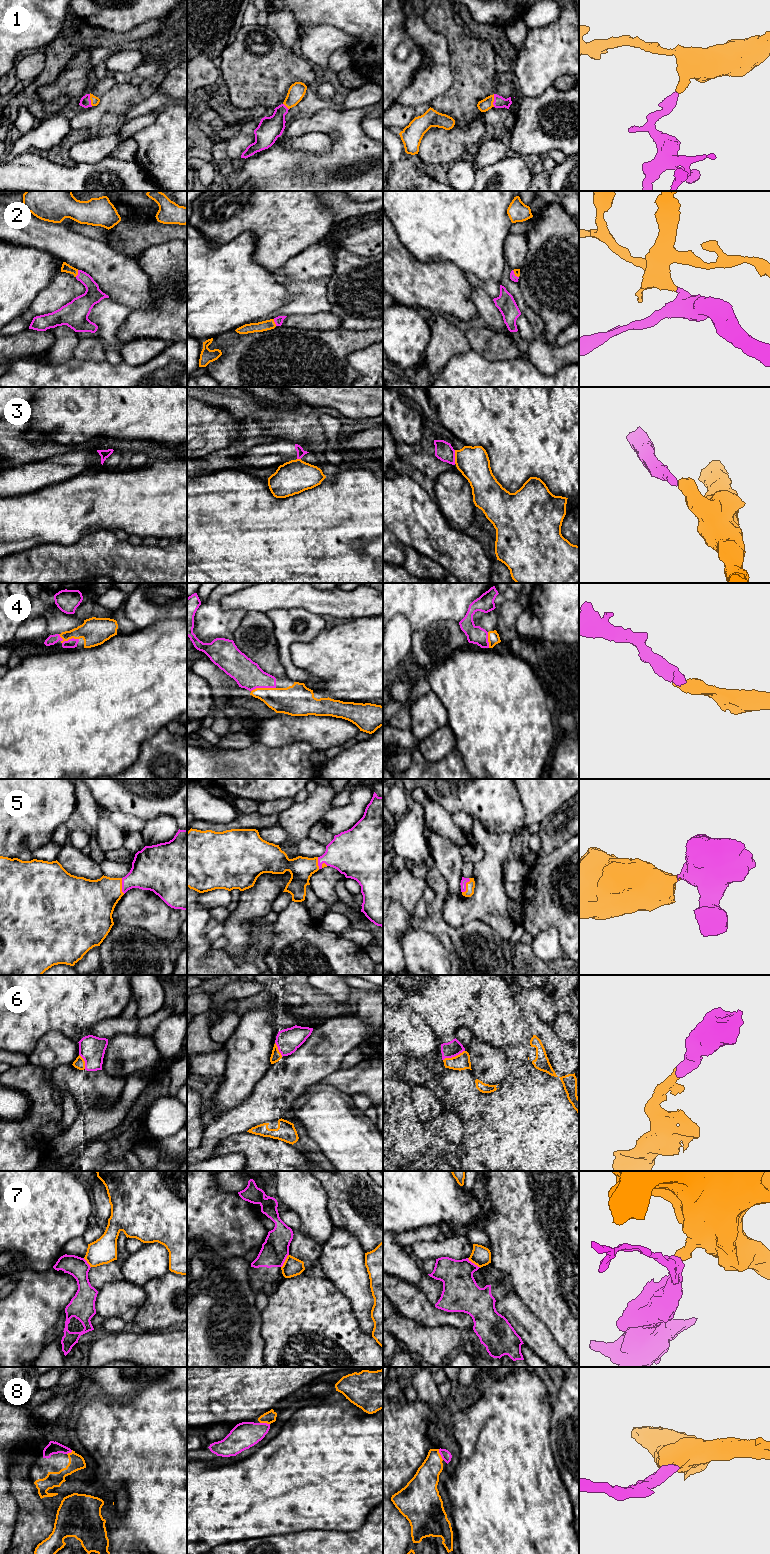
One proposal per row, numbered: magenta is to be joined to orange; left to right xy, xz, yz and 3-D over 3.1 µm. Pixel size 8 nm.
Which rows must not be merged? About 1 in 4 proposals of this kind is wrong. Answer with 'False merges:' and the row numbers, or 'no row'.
False merges: 3, 7

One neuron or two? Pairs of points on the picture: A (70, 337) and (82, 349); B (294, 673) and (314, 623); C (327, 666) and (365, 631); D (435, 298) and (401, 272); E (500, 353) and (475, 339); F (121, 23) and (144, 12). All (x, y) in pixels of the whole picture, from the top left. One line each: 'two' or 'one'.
A: two
B: one
C: one
D: one
E: one
F: one

